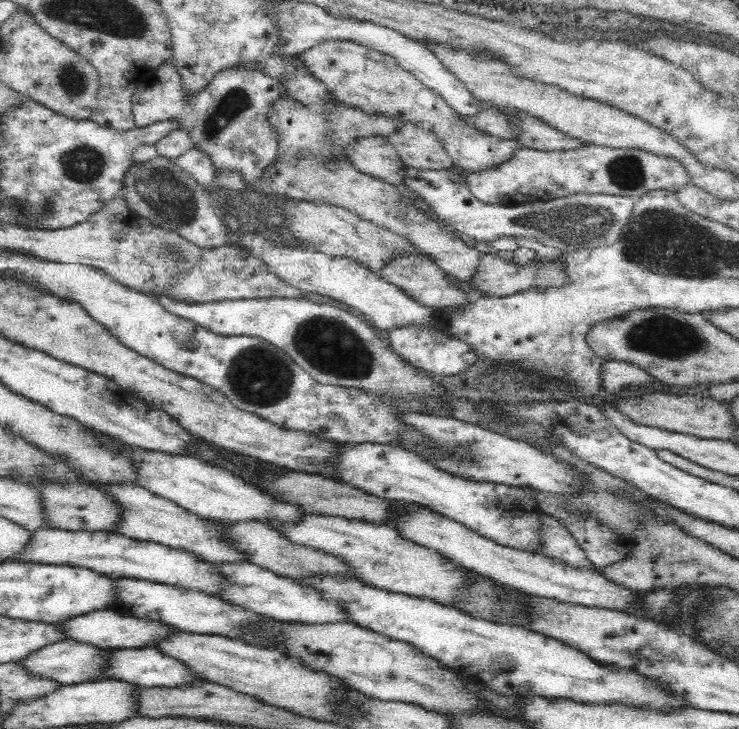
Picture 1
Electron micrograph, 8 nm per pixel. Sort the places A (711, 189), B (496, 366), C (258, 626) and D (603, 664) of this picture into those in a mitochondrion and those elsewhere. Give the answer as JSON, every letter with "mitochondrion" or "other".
{"A":"other","B":"other","C":"other","D":"other"}

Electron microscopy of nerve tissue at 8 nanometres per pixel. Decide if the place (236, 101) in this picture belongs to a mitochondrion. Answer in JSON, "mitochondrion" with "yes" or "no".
{"mitochondrion":"yes"}

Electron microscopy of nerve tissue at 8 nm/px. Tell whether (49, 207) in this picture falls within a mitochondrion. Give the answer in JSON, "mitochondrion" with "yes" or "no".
{"mitochondrion":"yes"}

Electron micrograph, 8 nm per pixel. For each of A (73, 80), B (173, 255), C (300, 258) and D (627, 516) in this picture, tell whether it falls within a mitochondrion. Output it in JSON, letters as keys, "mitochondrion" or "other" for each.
{"A":"mitochondrion","B":"mitochondrion","C":"other","D":"mitochondrion"}

